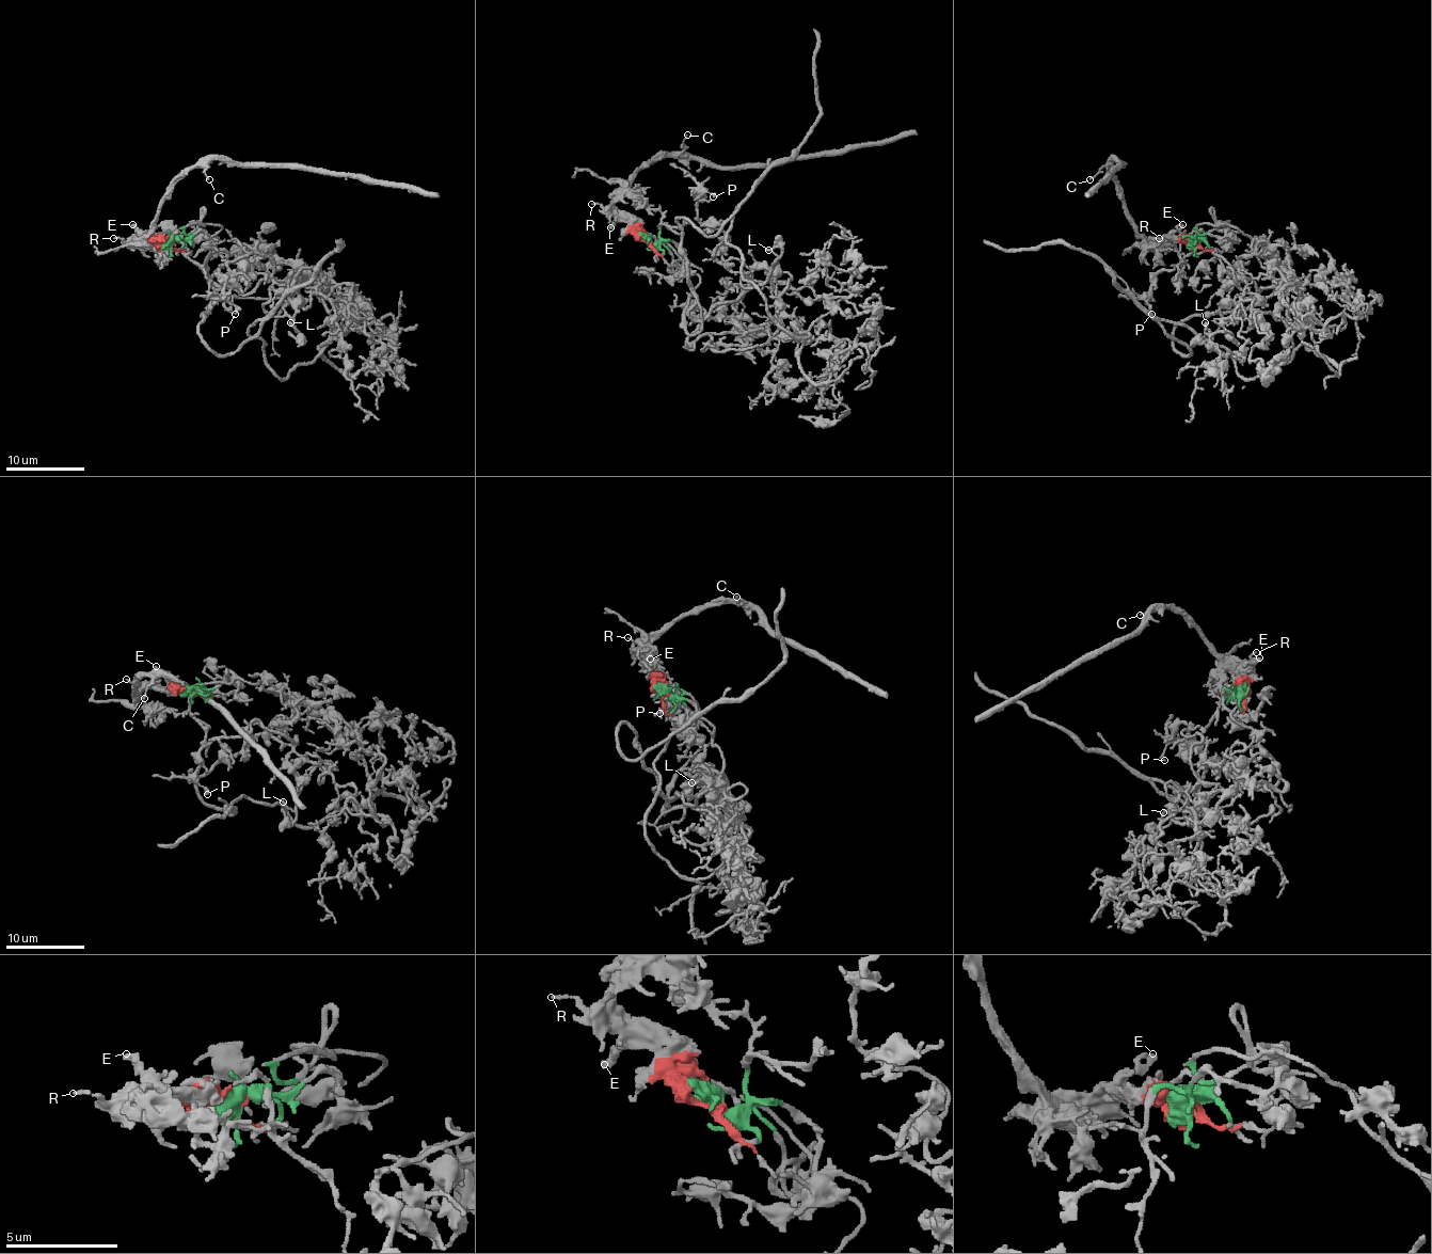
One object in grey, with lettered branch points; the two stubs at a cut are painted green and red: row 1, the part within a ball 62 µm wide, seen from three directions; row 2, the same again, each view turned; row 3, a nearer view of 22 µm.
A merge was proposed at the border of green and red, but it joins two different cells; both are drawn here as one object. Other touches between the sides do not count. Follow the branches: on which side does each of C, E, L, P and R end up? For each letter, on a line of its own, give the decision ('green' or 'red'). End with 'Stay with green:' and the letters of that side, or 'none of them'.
C: red
E: red
L: green
P: green
R: red
Stay with green: L, P

